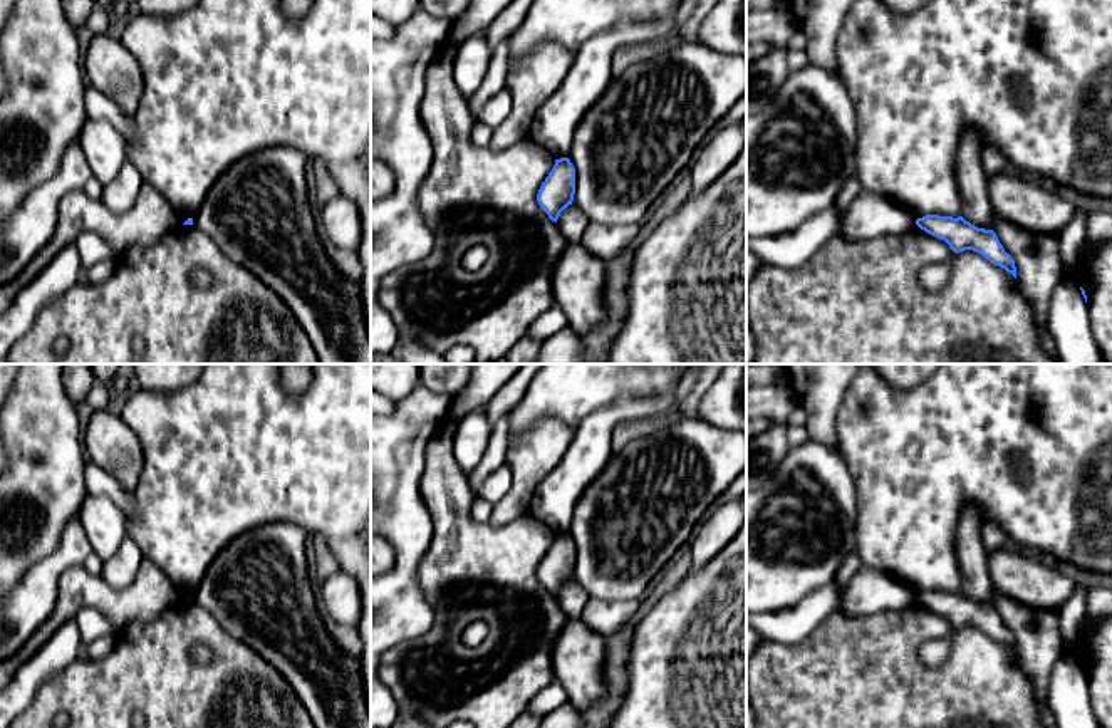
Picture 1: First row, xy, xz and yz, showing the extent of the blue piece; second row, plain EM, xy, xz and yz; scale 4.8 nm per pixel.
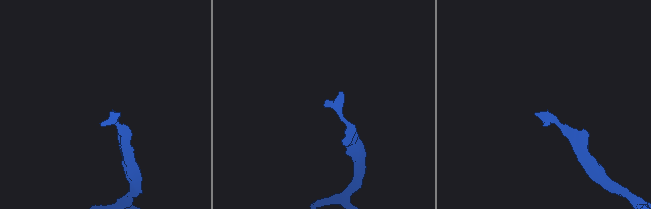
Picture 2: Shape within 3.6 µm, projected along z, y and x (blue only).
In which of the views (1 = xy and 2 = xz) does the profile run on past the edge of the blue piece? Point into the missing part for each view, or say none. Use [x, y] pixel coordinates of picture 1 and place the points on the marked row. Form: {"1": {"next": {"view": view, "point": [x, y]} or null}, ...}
{"1": {"next": null}, "2": {"next": null}}

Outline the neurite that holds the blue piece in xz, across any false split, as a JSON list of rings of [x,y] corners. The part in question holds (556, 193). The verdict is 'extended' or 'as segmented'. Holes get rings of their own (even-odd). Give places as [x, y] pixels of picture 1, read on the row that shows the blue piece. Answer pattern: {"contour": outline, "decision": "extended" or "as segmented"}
{"contour": [[[569,158],[555,159],[555,164],[542,183],[537,201],[557,223],[560,213],[572,205],[575,195],[575,168]]], "decision": "as segmented"}

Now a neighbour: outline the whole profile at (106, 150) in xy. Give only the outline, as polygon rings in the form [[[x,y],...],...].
[[[87,117],[77,141],[102,186],[109,185],[127,161],[126,138],[109,121]]]

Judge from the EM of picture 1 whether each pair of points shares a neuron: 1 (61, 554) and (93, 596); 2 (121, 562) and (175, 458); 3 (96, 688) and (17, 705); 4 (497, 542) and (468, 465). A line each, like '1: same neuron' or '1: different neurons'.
1: different neurons
2: different neurons
3: different neurons
4: different neurons

